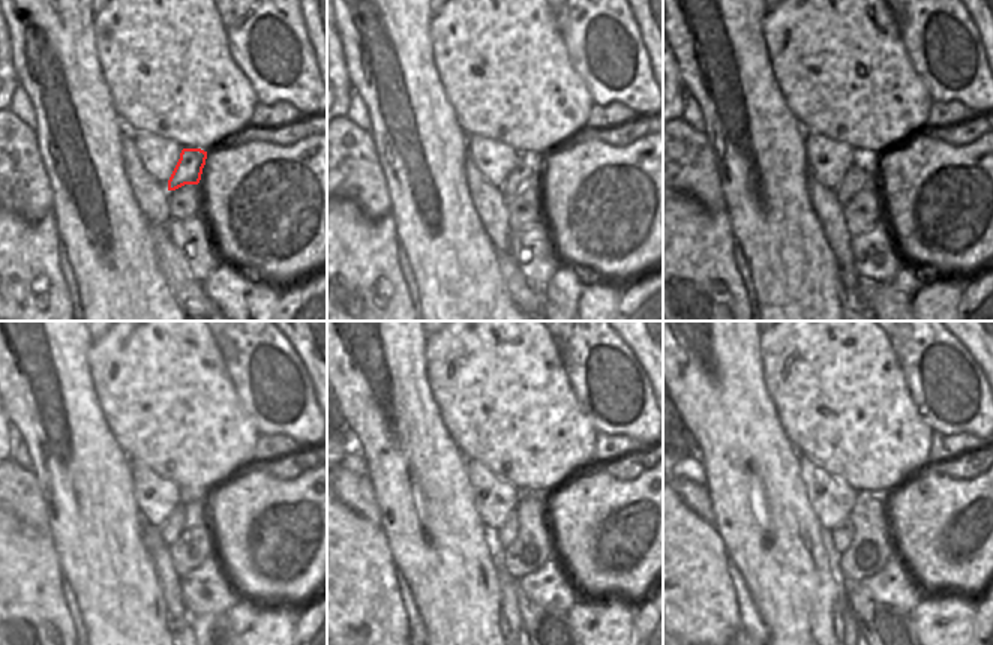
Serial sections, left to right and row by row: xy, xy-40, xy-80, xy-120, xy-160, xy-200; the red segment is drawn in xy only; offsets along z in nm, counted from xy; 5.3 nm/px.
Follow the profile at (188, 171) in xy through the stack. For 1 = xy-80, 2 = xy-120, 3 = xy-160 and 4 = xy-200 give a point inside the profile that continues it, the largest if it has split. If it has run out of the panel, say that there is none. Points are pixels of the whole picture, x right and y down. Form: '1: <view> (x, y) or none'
1: xy-80 (855, 176)
2: xy-120 (170, 531)
3: xy-160 (507, 531)
4: xy-200 (842, 534)

